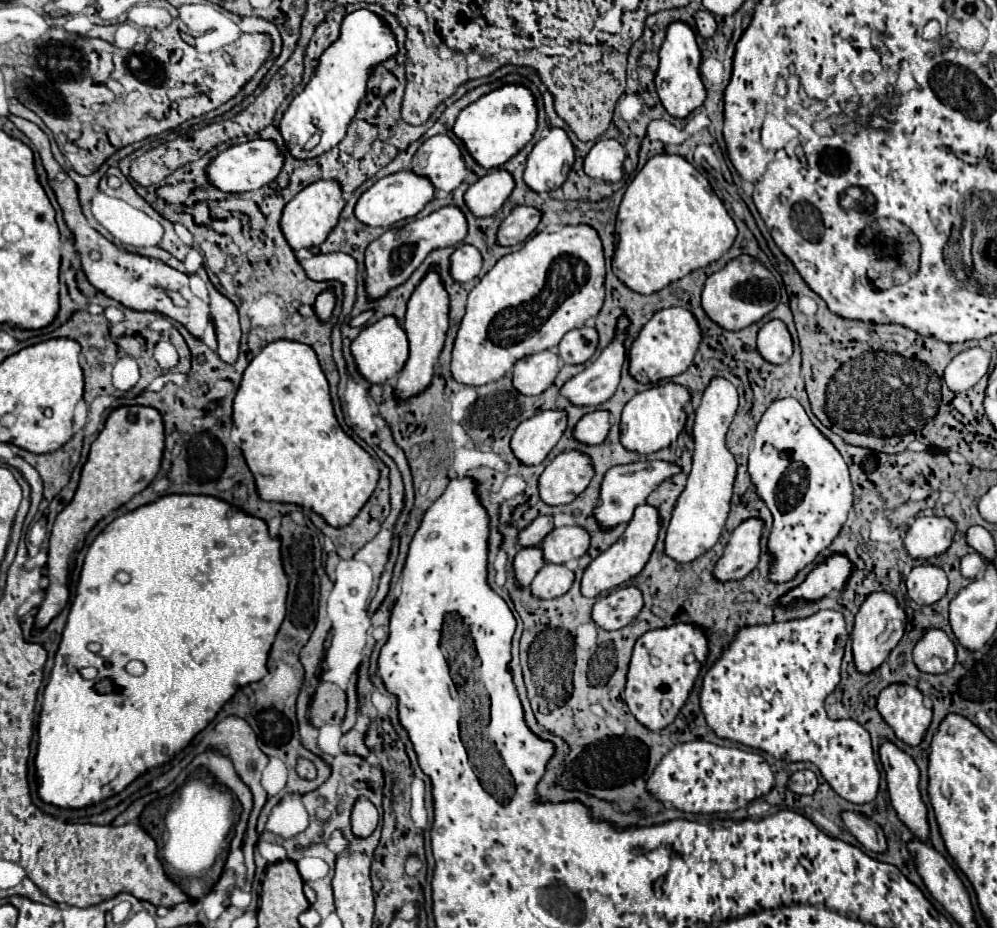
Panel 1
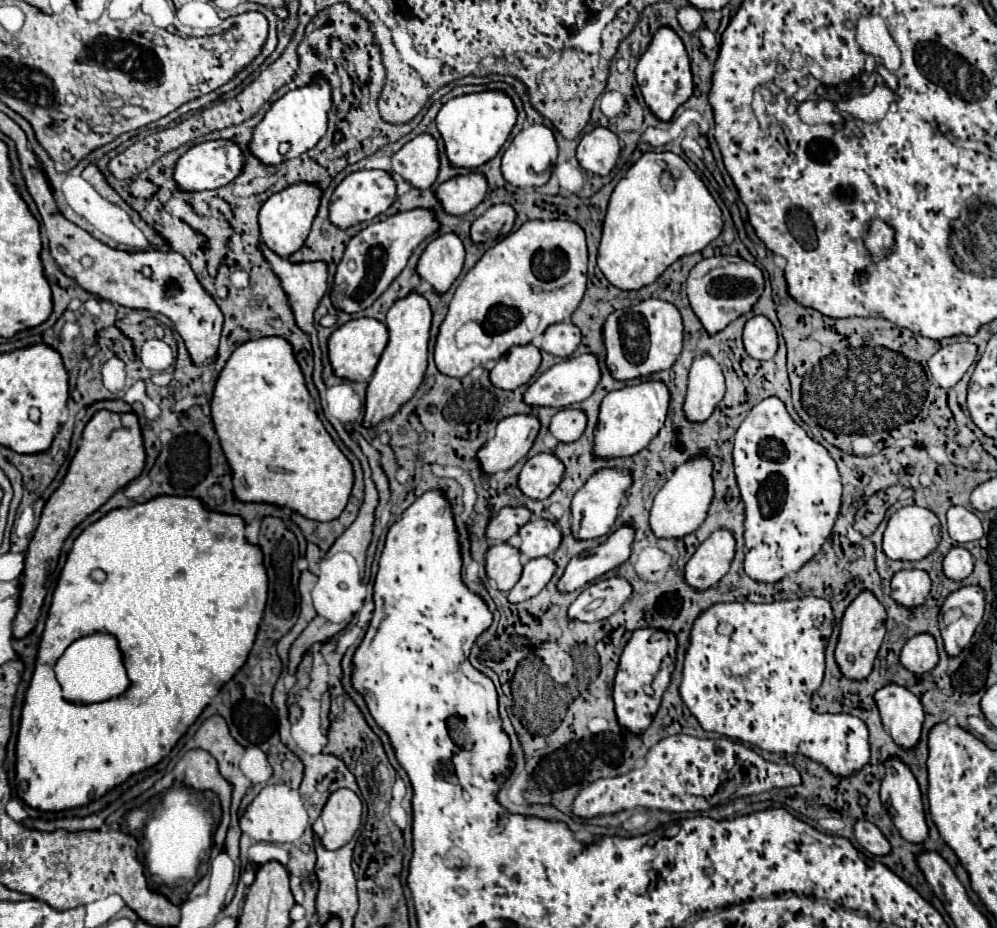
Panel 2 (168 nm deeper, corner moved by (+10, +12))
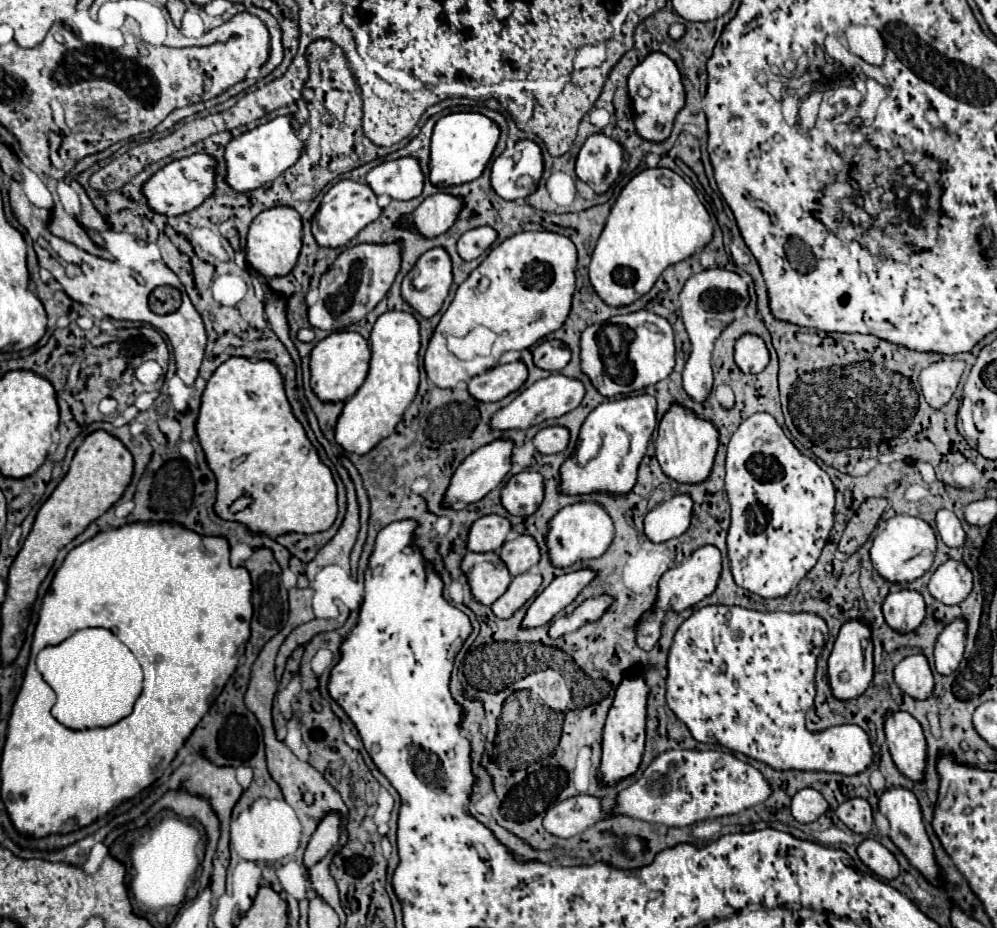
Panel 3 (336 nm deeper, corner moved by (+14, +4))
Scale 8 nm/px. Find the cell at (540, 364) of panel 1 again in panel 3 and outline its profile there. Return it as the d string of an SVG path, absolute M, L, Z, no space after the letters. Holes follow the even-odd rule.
M522 361L498 365L468 381L468 391L478 401L500 401L508 393L518 391L528 377L528 369Z

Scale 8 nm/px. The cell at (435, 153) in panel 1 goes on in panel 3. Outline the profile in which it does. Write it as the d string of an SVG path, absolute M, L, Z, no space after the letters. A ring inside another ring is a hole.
M400 157L380 163L366 175L366 183L376 195L390 195L392 199L414 199L422 193L424 173L416 157Z

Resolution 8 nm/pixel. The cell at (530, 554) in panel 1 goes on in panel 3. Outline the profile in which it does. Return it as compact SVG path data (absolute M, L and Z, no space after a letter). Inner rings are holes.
M470 553L462 561L462 569L470 581L472 595L484 605L492 605L506 593L512 575L498 553Z

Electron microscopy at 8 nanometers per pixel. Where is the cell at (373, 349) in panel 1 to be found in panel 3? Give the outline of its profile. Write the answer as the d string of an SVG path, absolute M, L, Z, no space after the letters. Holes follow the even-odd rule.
M334 331L322 339L310 353L312 369L312 389L322 401L346 401L350 399L368 375L370 365L370 345L368 341L354 331Z

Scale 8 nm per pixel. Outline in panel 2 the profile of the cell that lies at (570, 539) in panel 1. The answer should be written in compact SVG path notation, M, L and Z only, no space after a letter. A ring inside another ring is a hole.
M540 517L530 519L518 531L518 535L522 539L522 545L518 549L528 559L552 555L562 541L562 535L560 535L560 529L556 527L556 523L552 523L548 519L540 519Z

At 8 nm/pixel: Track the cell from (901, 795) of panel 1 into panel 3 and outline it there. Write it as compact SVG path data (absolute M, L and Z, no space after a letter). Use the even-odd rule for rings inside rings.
M890 787L882 793L880 801L878 801L878 811L890 821L890 833L888 837L892 839L892 843L906 855L906 859L934 885L940 883L938 879L938 865L934 861L934 851L930 845L930 839L926 835L924 823L922 823L922 813L920 813L920 805L918 799L914 797L912 791L904 789L904 787Z

